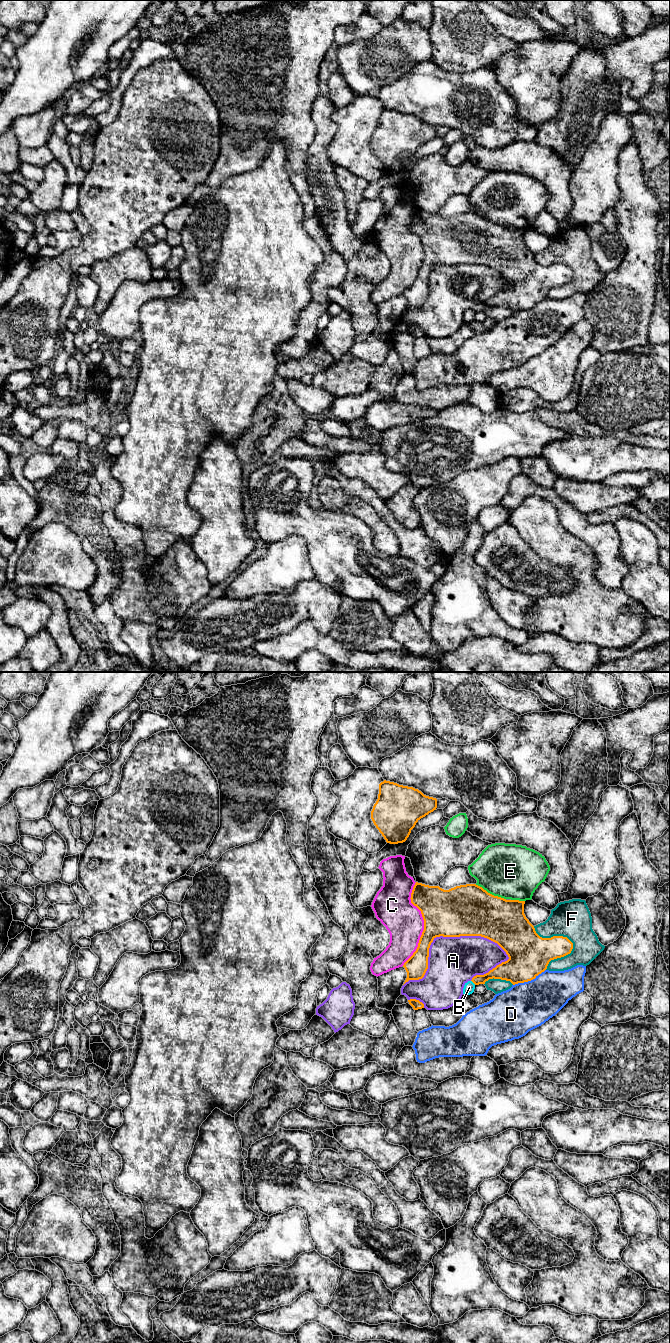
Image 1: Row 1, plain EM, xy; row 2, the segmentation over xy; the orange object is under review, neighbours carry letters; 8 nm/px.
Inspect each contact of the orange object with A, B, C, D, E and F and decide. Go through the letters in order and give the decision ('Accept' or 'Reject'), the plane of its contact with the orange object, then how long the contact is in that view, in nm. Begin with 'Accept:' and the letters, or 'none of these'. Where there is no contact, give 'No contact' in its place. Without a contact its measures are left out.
Accept: none of these
A: Reject. Touches orange in xy. Shared border 900 nm
B: Reject. Touches orange in xy. Shared border 50 nm
C: Reject. Touches orange in xy. Shared border 700 nm
D: Reject. Touches orange in xy. Shared border 300 nm
E: Reject. Touches orange in xy. Shared border 280 nm
F: Reject. Touches orange in xy. Shared border 380 nm

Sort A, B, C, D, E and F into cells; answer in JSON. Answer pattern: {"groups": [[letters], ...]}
{"groups": [["A"], ["B", "F"], ["C"], ["D"], ["E"]]}

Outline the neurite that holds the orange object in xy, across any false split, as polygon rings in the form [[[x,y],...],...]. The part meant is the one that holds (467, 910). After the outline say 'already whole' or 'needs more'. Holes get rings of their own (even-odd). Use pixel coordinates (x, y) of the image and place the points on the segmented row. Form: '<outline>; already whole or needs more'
[[[416,882],[410,899],[411,903],[421,911],[424,920],[424,930],[416,951],[403,965],[407,972],[407,978],[404,984],[409,980],[419,980],[424,977],[428,969],[430,945],[436,937],[440,936],[481,936],[497,943],[506,952],[509,959],[497,965],[484,975],[474,976],[471,981],[475,985],[485,984],[486,981],[493,978],[510,981],[513,985],[531,981],[547,969],[551,960],[564,957],[570,954],[573,949],[573,943],[567,937],[540,937],[536,933],[534,926],[529,922],[524,914],[525,901],[506,900],[504,898],[494,896],[476,884],[460,885],[449,890],[444,890],[439,886],[429,886]]]; already whole

